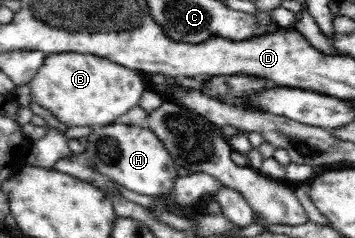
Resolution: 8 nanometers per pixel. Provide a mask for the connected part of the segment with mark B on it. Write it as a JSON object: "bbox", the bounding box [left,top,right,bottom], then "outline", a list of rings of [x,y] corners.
{"bbox":[30,52,150,127],"outline":[[[80,52],[54,53],[47,55],[36,76],[30,82],[30,94],[34,103],[48,109],[58,121],[66,123],[68,127],[92,127],[96,124],[104,126],[114,123],[118,116],[126,114],[132,106],[138,104],[142,94],[150,89],[147,82],[144,84],[144,80],[147,78],[140,71],[128,70],[108,58]]]}

